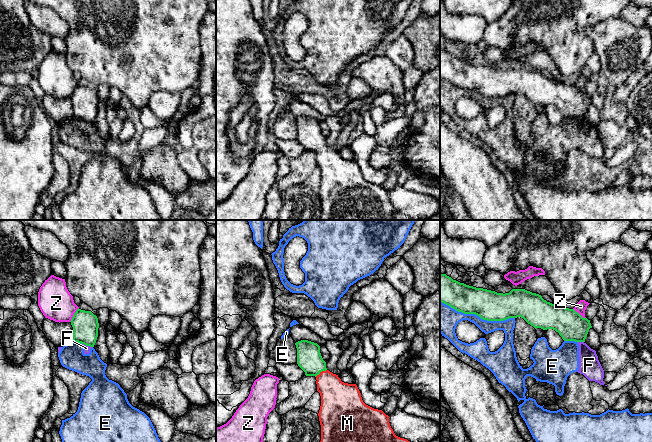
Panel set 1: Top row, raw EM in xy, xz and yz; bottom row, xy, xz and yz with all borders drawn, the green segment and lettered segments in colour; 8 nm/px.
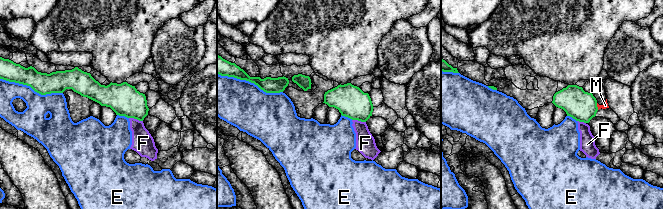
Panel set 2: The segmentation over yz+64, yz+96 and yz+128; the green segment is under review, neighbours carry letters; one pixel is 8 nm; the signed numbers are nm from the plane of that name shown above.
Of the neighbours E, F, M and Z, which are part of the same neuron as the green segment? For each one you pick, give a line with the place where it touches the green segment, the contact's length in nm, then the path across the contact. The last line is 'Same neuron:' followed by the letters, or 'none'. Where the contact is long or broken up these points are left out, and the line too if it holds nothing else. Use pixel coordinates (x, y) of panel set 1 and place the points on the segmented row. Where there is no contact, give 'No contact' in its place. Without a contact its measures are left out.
M: Touches green at xz (320, 371). Shared border 110 nm. Path across: xz (309, 359), (320, 371), (337, 397)
Same neuron: M

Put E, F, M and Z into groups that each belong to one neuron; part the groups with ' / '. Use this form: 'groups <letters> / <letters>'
groups E F / M / Z

